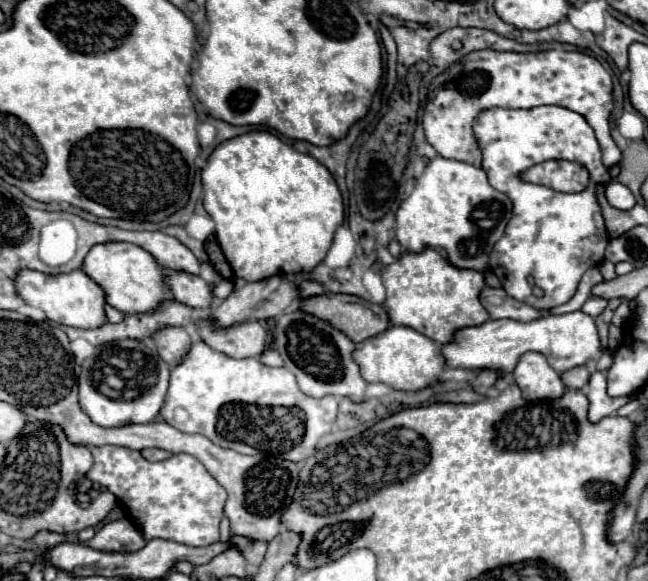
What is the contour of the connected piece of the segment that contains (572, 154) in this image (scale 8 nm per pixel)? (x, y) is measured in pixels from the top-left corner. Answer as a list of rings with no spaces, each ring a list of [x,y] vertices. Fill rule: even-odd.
[[[538,106],[530,110],[492,108],[478,116],[474,134],[482,148],[482,168],[486,170],[492,188],[508,194],[514,202],[512,222],[508,222],[504,238],[490,254],[490,270],[500,278],[504,290],[512,298],[526,302],[536,310],[548,310],[568,302],[574,296],[582,274],[604,262],[604,250],[608,246],[608,232],[596,188],[600,184],[610,184],[614,178],[602,164],[594,128],[582,114],[564,106]],[[550,159],[584,164],[590,172],[586,190],[580,194],[564,194],[520,180],[524,166]]]

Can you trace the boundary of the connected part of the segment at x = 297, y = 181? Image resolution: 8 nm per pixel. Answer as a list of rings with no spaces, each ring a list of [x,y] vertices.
[[[248,132],[216,146],[208,158],[208,166],[202,170],[202,186],[204,208],[216,222],[218,244],[234,276],[248,282],[314,270],[326,258],[334,232],[344,222],[342,194],[328,168],[320,166],[316,158],[296,152],[270,132]]]

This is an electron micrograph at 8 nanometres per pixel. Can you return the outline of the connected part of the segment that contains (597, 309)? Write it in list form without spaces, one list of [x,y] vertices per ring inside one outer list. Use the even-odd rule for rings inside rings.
[[[590,296],[590,298],[586,300],[586,304],[582,306],[582,312],[586,312],[586,314],[588,314],[588,316],[592,316],[592,318],[596,318],[596,316],[606,308],[606,304],[608,304],[608,300],[606,300],[606,298]]]

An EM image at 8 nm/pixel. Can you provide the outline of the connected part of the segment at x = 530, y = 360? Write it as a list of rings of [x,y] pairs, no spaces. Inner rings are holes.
[[[528,352],[520,358],[514,380],[526,400],[556,400],[566,392],[562,376],[552,370],[546,356],[540,352]]]

